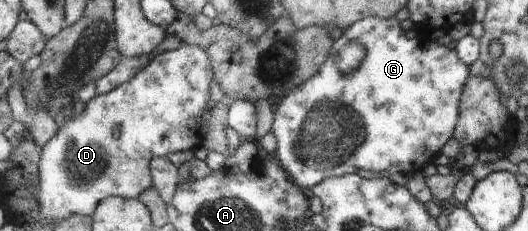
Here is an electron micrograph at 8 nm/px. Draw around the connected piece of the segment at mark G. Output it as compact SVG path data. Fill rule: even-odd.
M395 17L389 19L365 18L359 20L357 24L353 24L353 28L347 28L343 31L343 35L338 40L335 40L331 46L331 58L325 60L319 71L305 83L302 83L298 88L289 92L284 100L278 100L276 109L276 120L273 124L273 134L277 141L277 149L274 157L277 160L280 168L285 170L291 181L298 187L305 191L311 190L317 184L324 182L326 179L341 177L344 175L351 175L359 173L360 170L369 170L369 173L385 172L386 174L401 173L405 176L419 174L423 169L423 164L427 164L431 160L431 156L439 154L441 148L445 146L445 142L451 138L453 130L455 130L458 120L459 104L463 93L463 86L470 78L470 68L465 66L464 62L457 58L456 50L449 50L449 47L439 46L437 40L429 42L419 42L417 38L405 38L399 22ZM352 39L357 39L358 42L365 48L365 57L361 65L352 72L341 73L335 65L336 53Z

